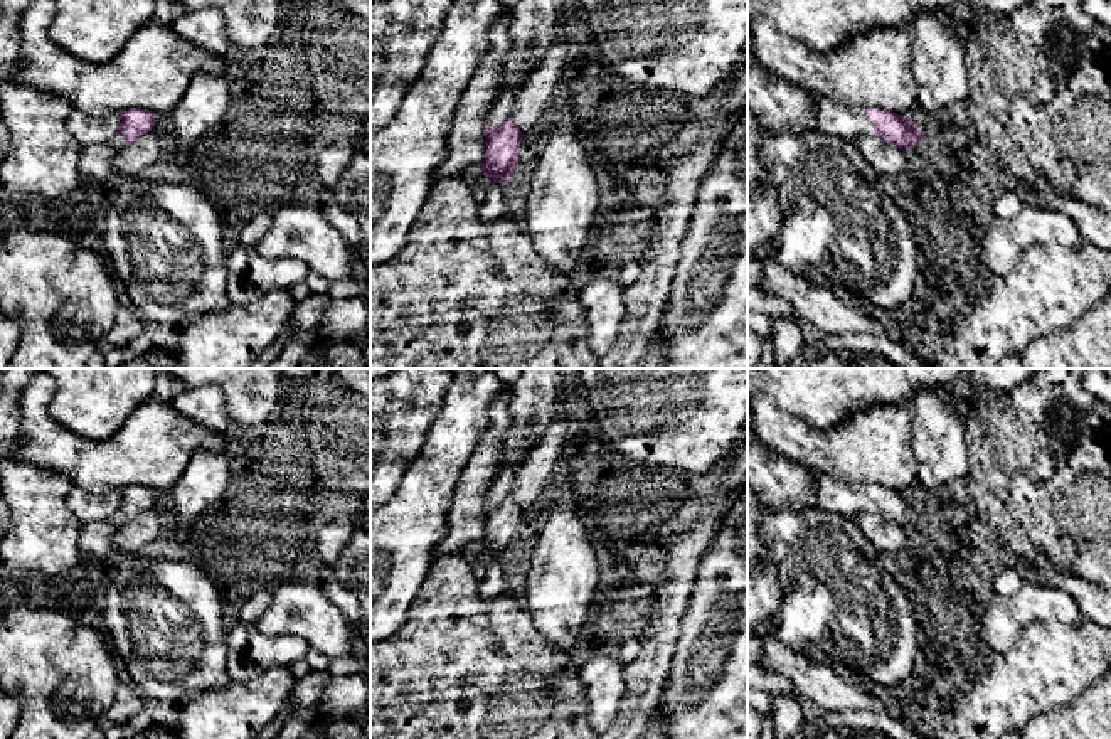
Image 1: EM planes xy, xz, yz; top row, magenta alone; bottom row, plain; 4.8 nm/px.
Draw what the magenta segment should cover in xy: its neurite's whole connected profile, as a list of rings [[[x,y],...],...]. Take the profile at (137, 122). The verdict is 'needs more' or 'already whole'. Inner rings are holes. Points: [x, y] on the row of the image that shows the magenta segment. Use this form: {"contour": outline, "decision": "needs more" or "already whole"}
{"contour": [[[133,108],[121,113],[120,118],[121,125],[109,141],[116,150],[135,143],[140,136],[152,131],[155,128],[157,114],[148,109]]], "decision": "needs more"}

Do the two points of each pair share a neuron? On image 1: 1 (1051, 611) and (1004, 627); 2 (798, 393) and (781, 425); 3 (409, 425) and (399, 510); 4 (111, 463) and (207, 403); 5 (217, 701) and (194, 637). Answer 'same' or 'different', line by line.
1: same
2: different
3: different
4: different
5: different

